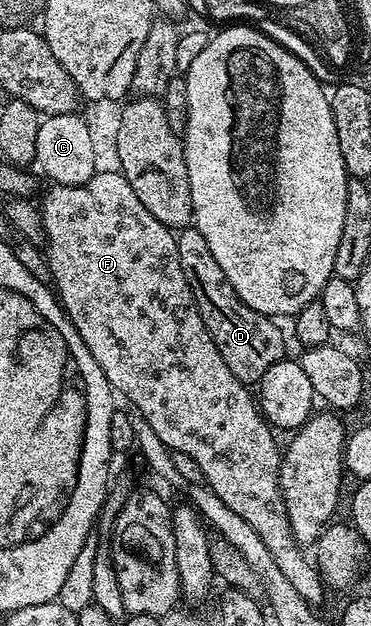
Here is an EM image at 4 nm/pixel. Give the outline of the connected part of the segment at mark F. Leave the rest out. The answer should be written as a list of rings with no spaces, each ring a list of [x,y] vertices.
[[[121,171],[116,172],[95,172],[90,180],[82,185],[62,185],[51,183],[50,189],[46,192],[46,197],[40,200],[40,211],[42,214],[42,236],[46,240],[46,260],[50,263],[50,276],[54,279],[52,283],[53,291],[56,293],[58,302],[66,312],[66,316],[72,322],[74,329],[80,334],[84,346],[96,358],[100,370],[104,370],[104,378],[108,378],[111,389],[119,397],[122,396],[133,405],[136,410],[140,410],[148,425],[156,432],[161,442],[166,444],[172,453],[183,452],[188,454],[188,458],[196,461],[196,466],[200,466],[202,471],[202,480],[219,496],[221,502],[224,502],[228,509],[234,510],[236,514],[244,518],[252,526],[253,530],[263,539],[265,546],[271,551],[272,557],[276,560],[280,572],[292,582],[292,587],[304,598],[304,602],[311,606],[322,606],[326,604],[326,595],[328,593],[327,585],[324,583],[324,576],[321,571],[311,561],[306,561],[303,545],[299,544],[294,538],[294,531],[288,518],[286,503],[282,497],[282,458],[280,444],[274,441],[275,433],[265,416],[262,415],[259,405],[250,397],[251,389],[228,370],[228,365],[224,363],[224,358],[220,358],[220,350],[216,350],[216,342],[208,334],[204,322],[200,318],[198,308],[192,302],[190,287],[186,284],[184,270],[180,270],[180,254],[178,253],[178,241],[175,233],[166,228],[148,210],[144,210],[144,205],[140,203],[140,198],[136,198],[132,186],[122,176]]]

